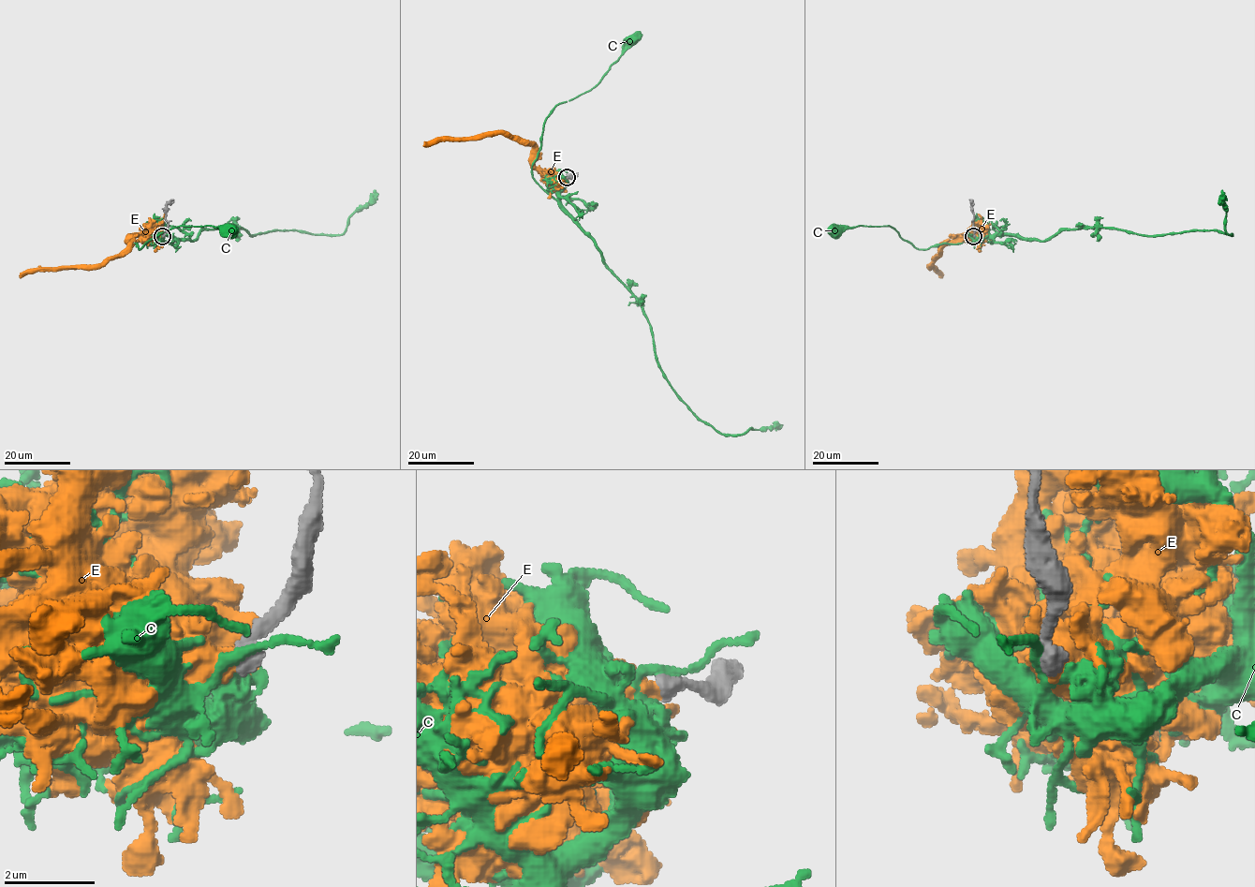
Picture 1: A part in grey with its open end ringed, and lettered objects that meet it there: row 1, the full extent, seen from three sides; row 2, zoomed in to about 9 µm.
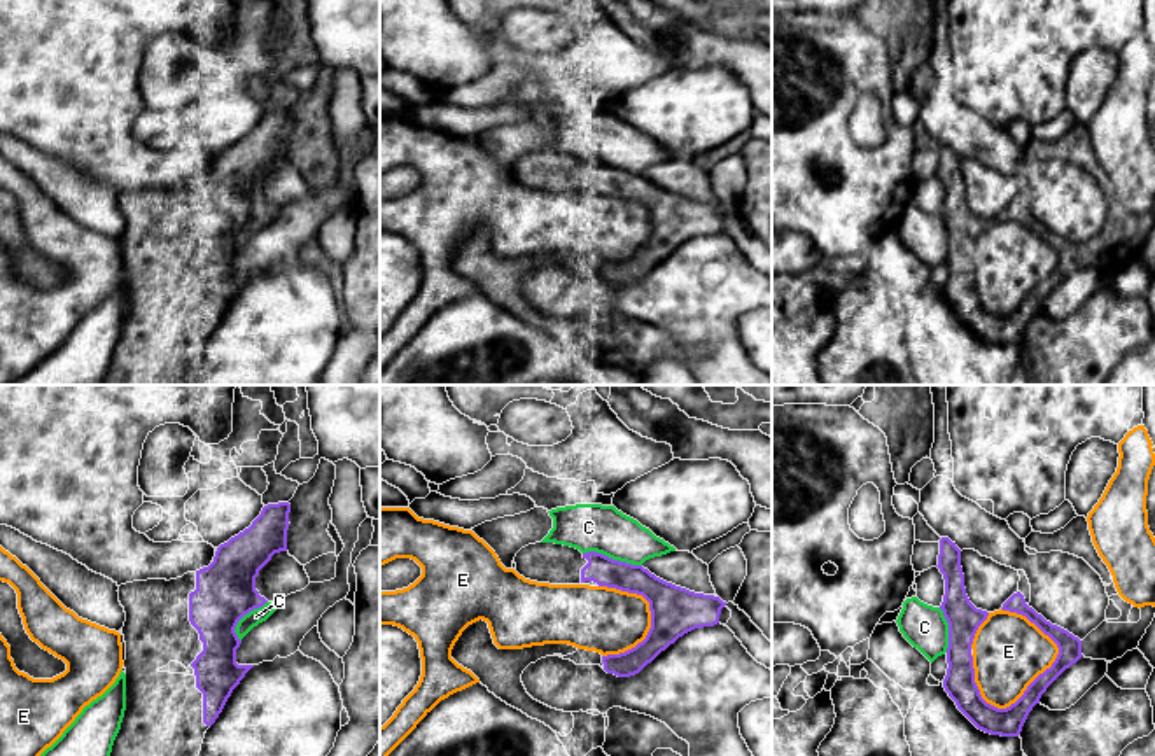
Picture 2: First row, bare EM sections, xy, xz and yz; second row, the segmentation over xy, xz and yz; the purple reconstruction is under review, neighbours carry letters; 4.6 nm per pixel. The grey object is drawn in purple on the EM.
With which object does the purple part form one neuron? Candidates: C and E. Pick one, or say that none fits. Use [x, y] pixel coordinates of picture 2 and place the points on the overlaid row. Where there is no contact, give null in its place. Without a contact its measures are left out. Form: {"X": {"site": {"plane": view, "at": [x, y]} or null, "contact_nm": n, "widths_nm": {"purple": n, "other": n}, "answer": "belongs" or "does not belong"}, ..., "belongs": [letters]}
{"C": {"site": {"plane": "xz", "at": [611, 559]}, "contact_nm": 280, "widths_nm": {"purple": 140, "other": 220}, "answer": "does not belong"}, "E": {"site": {"plane": "yz", "at": [1057, 655]}, "contact_nm": 480, "widths_nm": {"purple": 110, "other": 340}, "answer": "does not belong"}, "belongs": []}

